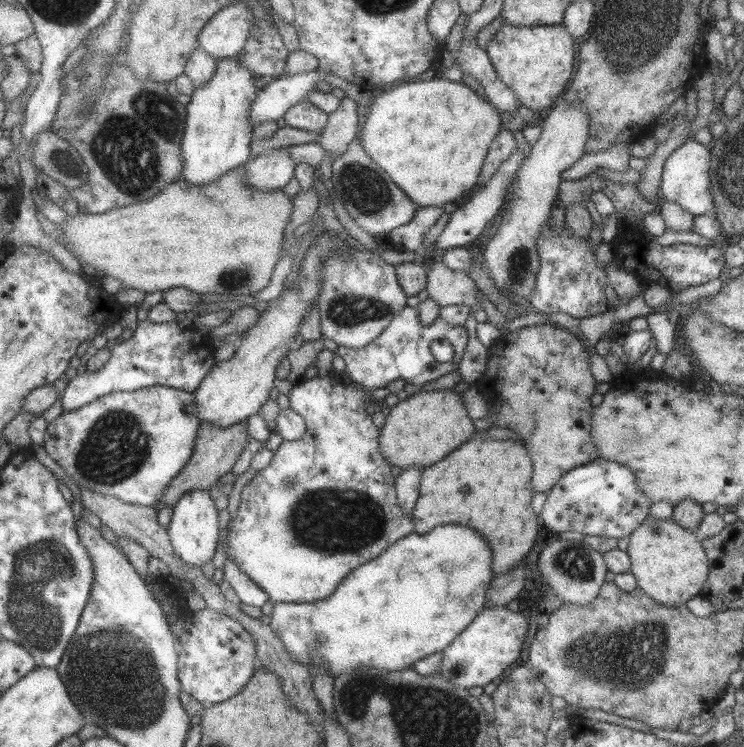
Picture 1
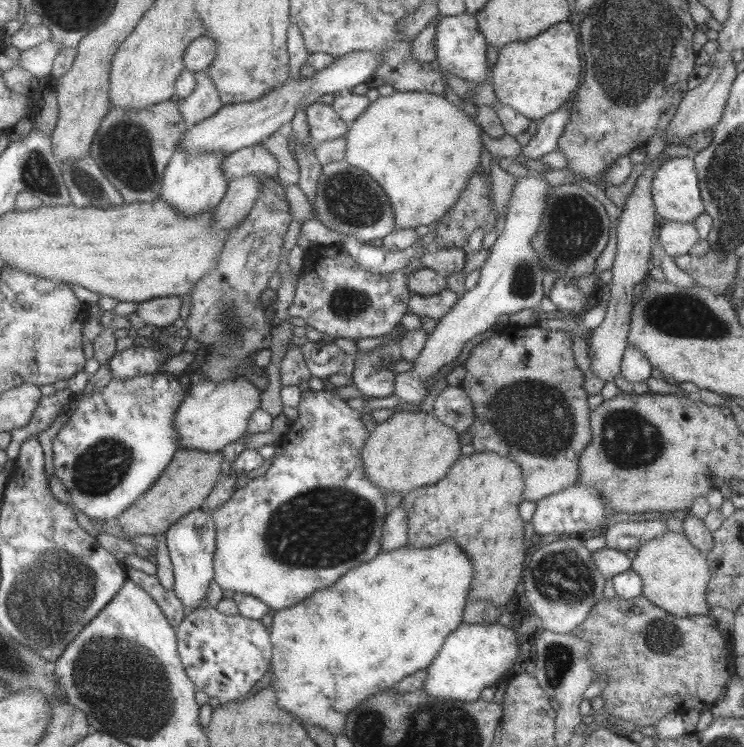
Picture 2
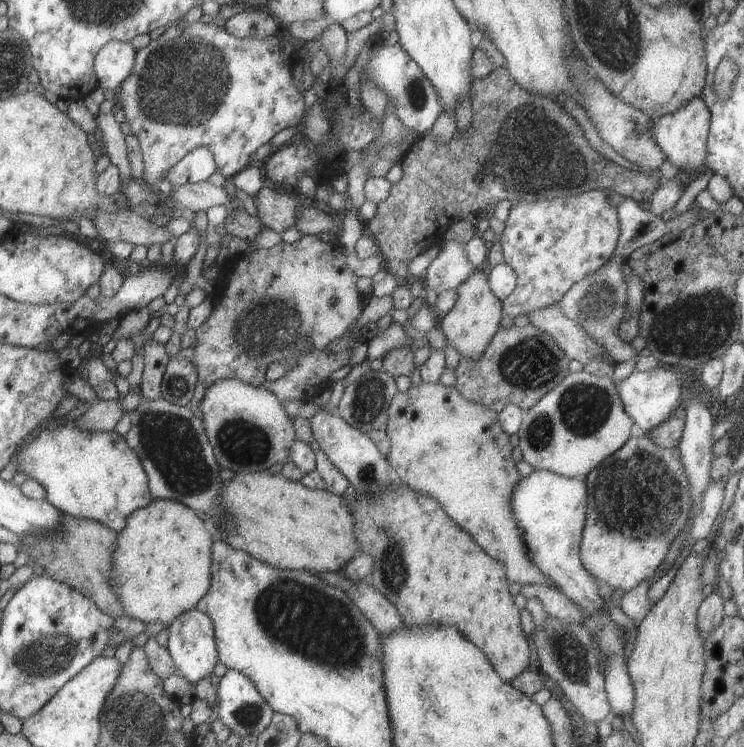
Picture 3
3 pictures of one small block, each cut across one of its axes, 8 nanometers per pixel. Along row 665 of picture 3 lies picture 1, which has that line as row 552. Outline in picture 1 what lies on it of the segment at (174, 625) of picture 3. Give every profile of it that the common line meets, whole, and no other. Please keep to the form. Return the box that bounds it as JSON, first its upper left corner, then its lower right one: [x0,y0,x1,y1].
[167,489,220,567]

